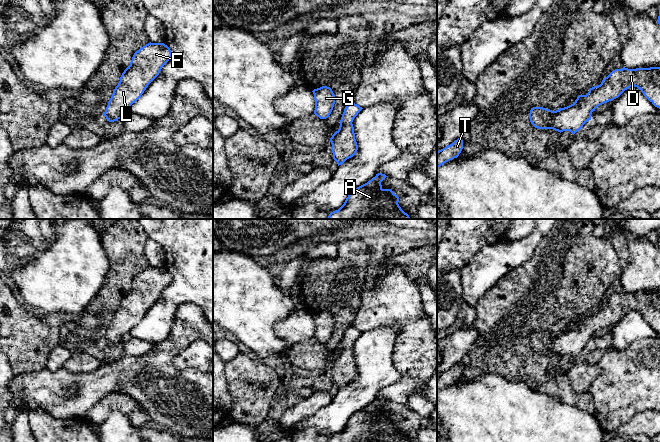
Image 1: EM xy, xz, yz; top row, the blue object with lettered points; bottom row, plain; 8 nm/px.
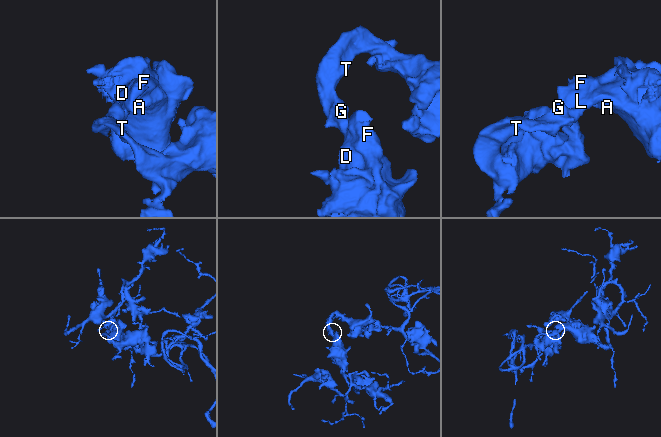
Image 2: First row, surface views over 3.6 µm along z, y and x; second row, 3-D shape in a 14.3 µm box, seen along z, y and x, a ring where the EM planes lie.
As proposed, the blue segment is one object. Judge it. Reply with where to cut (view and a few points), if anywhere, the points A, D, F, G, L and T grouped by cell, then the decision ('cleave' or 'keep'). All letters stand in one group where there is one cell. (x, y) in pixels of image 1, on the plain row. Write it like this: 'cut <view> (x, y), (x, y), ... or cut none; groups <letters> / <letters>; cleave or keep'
cut none; groups A D F G L T; keep

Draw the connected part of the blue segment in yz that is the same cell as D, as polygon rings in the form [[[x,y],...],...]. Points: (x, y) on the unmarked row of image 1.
[[[660,291],[613,294],[598,310],[589,313],[586,319],[579,319],[575,326],[556,335],[533,331],[529,342],[538,353],[570,355],[573,359],[591,344],[595,333],[618,322],[630,311],[637,311],[643,319],[660,333]]]

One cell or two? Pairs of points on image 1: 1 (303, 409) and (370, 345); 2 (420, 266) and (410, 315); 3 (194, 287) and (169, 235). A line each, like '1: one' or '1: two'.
1: two
2: two
3: one

